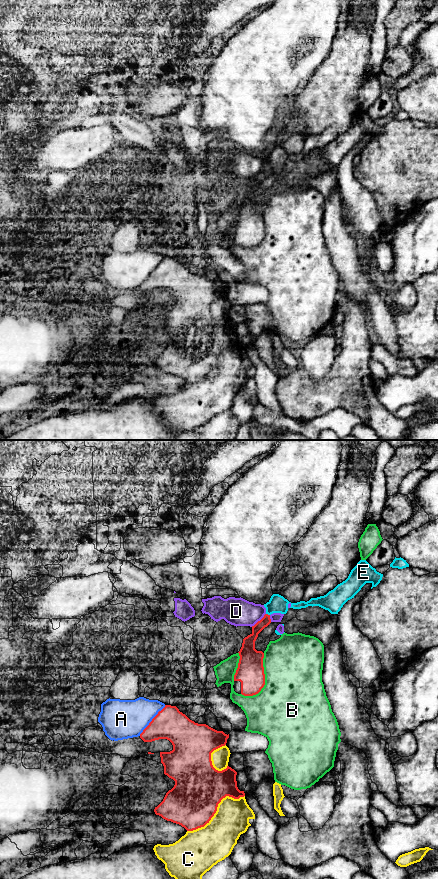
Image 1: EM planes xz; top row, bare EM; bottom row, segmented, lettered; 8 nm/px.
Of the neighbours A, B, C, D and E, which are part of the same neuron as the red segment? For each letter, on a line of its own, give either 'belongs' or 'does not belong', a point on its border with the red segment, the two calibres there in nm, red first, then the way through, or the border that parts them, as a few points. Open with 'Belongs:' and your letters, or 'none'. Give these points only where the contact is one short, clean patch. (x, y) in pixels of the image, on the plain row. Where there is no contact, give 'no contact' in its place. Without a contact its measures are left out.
Belongs: none
A: does not belong; meets red in xz at (152, 272); 260 nm thick on the red side, 320 nm on the other
B: does not belong; meets red in xz at (264, 232); 220 nm thick on the red side, 480 nm on the other
C: does not belong; meets red in xz at (216, 362); 400 nm thick on the red side, 300 nm on the other
D: does not belong; meets red in xz at (258, 173); 120 nm thick on the red side, 220 nm on the other; border along xz (265, 165), (251, 178)
E: does not belong; meets red in xz at (267, 166); 80 nm thick on the red side, 140 nm on the other; border along xz (266, 165), (269, 167)

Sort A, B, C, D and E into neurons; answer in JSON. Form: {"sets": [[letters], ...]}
{"sets": [["A"], ["B"], ["C"], ["D", "E"]]}

